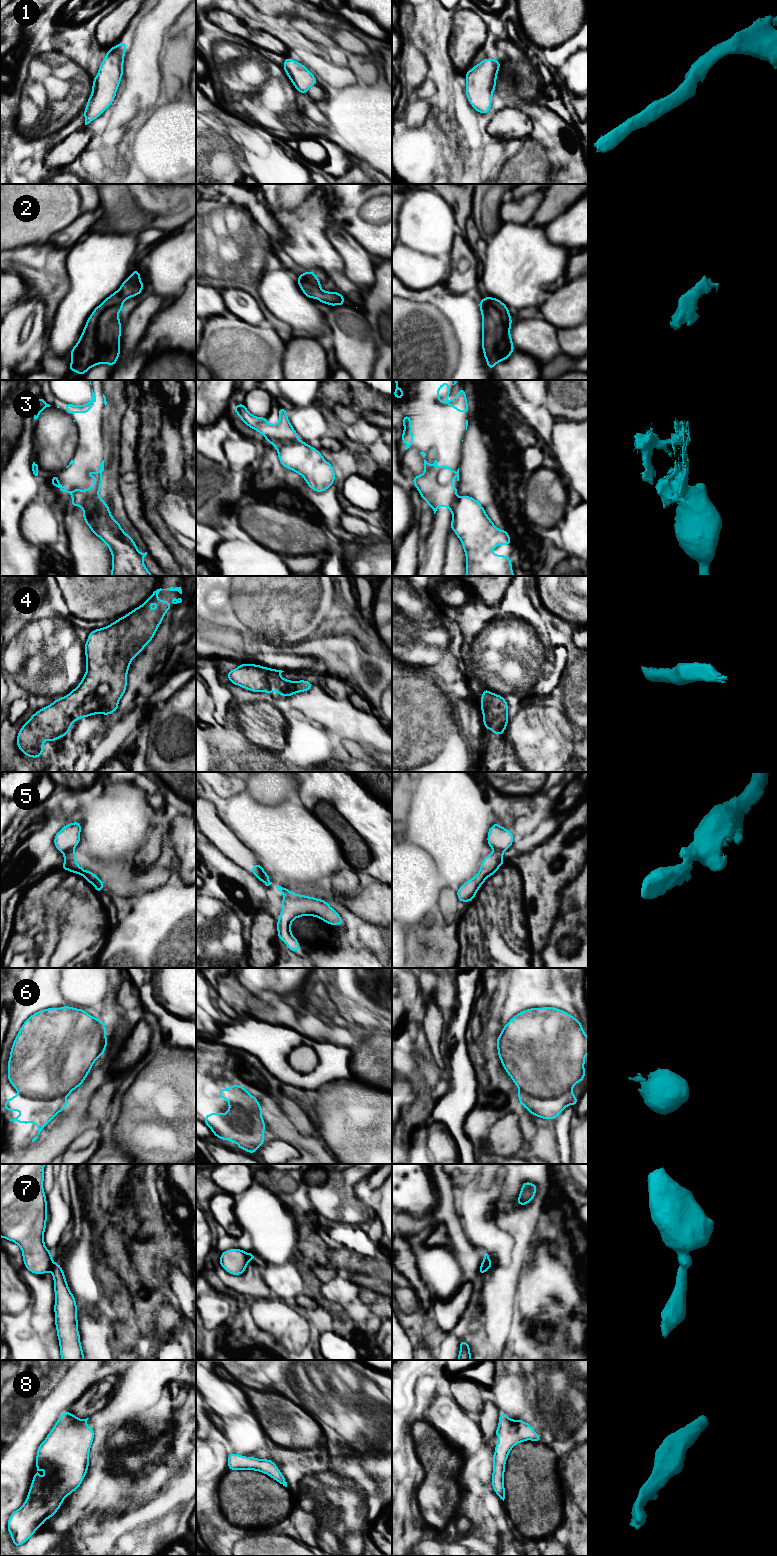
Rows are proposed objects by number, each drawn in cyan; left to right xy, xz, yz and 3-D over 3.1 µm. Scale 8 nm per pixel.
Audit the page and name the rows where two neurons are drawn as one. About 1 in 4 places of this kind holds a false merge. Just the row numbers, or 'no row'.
3, 5, 7

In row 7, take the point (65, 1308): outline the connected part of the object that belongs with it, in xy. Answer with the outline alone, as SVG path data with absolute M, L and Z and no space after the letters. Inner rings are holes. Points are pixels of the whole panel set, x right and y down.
M52 1263L50 1272L54 1279L55 1325L61 1360L84 1360L77 1320L77 1304L58 1263Z

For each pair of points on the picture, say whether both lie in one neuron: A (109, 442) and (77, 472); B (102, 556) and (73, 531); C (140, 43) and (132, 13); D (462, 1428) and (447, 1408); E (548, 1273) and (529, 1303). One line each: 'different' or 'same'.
A: different
B: same
C: different
D: same
E: same

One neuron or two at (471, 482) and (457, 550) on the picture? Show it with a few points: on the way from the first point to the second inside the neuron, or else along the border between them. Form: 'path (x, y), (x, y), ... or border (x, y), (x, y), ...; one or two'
path (471, 499), (471, 533); one

